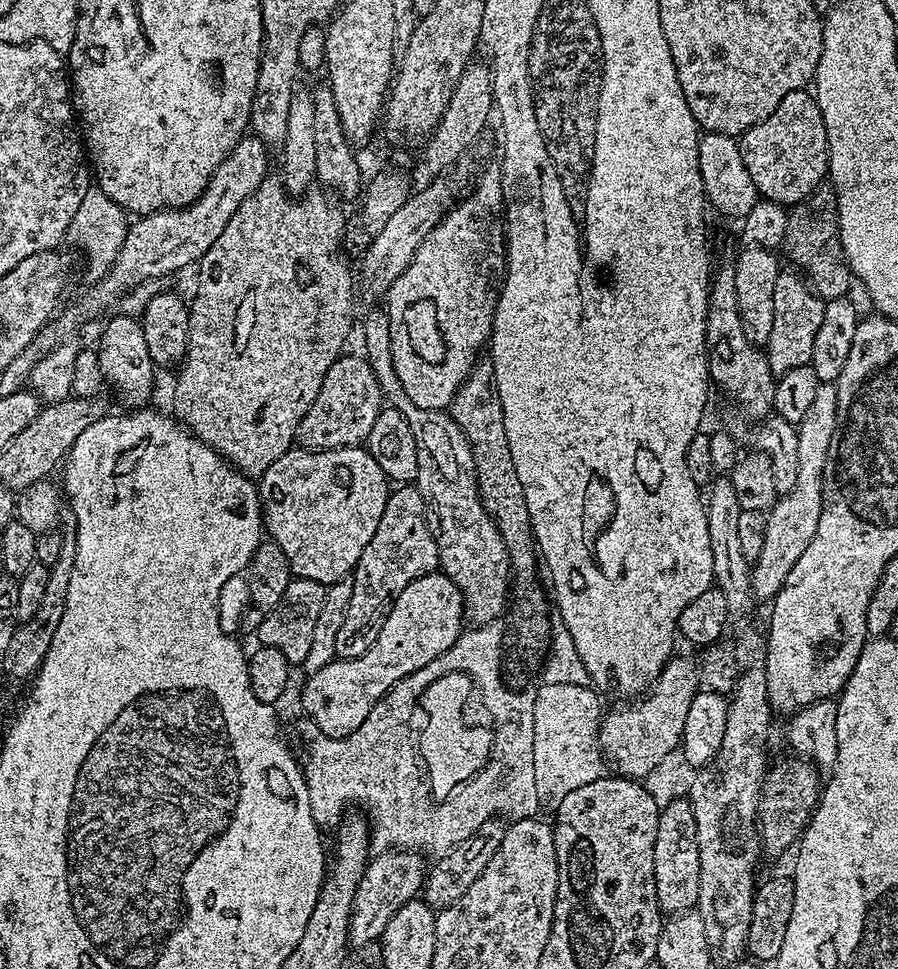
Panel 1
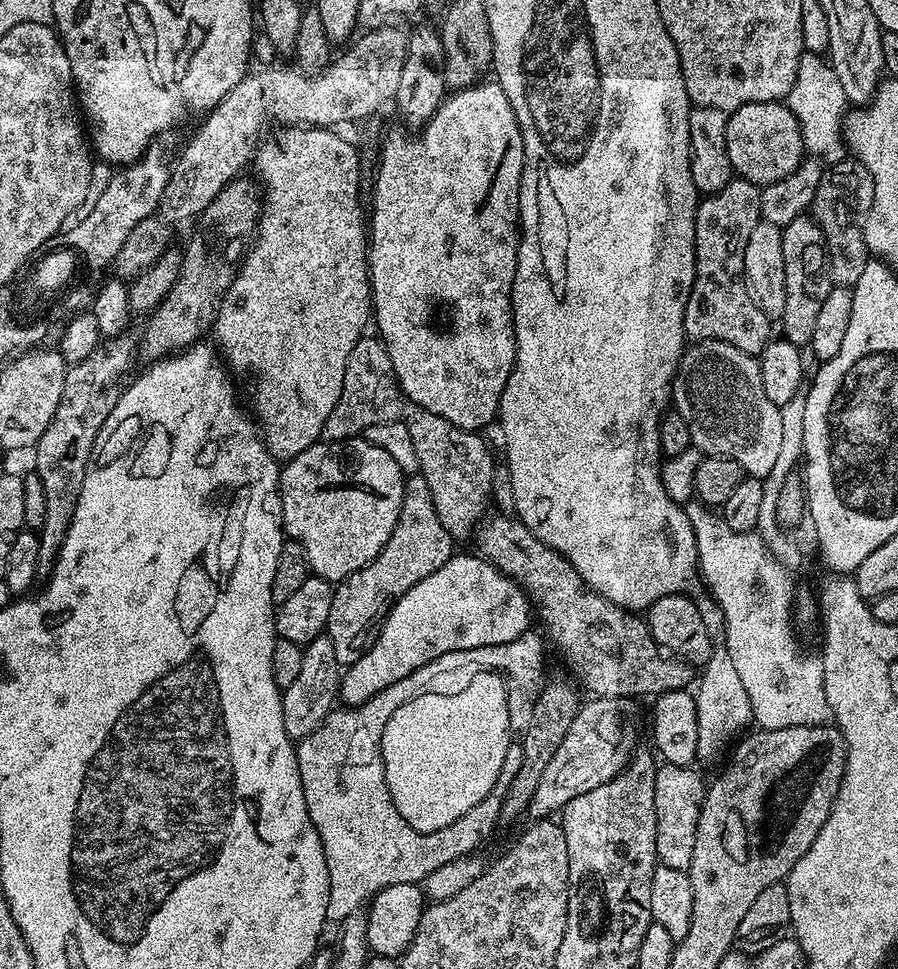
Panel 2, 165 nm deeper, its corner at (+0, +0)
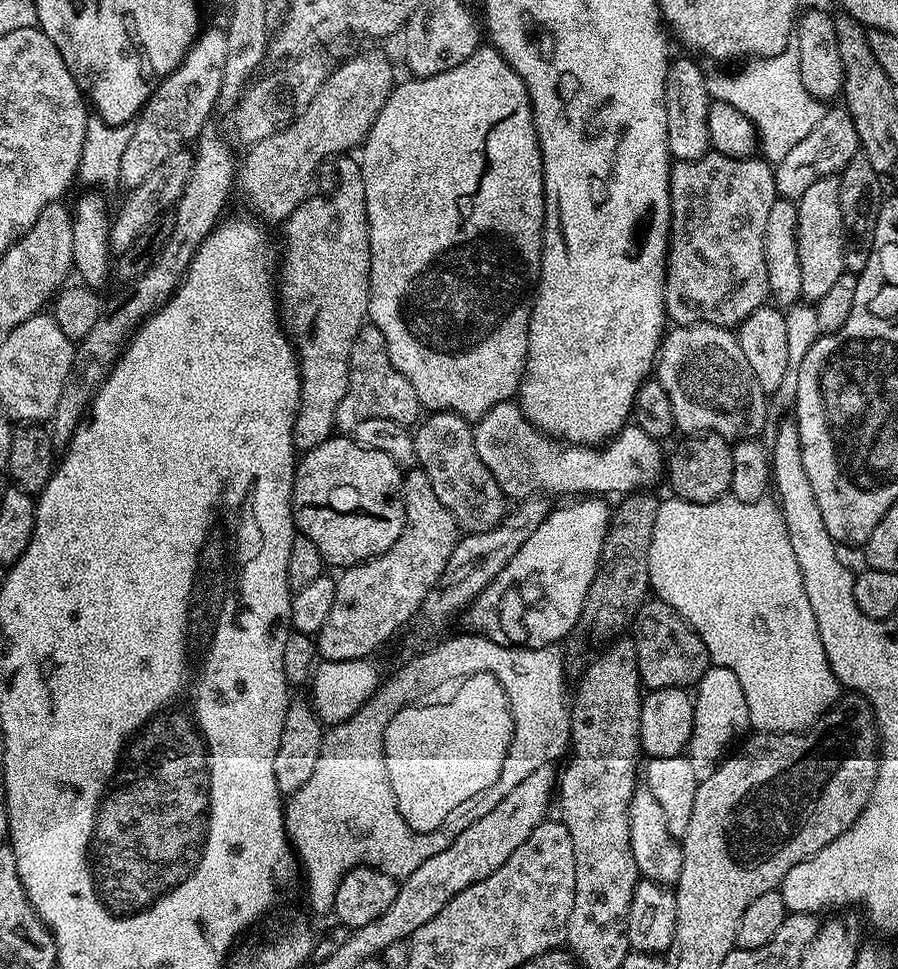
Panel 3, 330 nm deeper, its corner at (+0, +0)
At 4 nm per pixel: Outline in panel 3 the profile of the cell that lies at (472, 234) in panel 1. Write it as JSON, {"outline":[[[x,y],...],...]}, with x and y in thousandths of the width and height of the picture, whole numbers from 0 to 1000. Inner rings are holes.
{"outline":[[[532,49],[528,56],[523,56],[523,60],[519,60],[519,64],[510,64],[506,72],[453,82],[447,87],[444,84],[433,95],[430,109],[421,114],[421,122],[416,122],[399,157],[399,168],[408,196],[408,225],[412,246],[409,329],[421,341],[425,341],[425,349],[430,349],[430,365],[434,365],[439,382],[443,382],[443,386],[448,386],[448,390],[461,398],[461,407],[465,407],[469,422],[477,425],[504,425],[522,436],[529,436],[550,419],[570,413],[578,406],[584,389],[592,309],[597,307],[597,293],[601,290],[606,253],[606,176],[601,148],[586,89],[553,50]]]}

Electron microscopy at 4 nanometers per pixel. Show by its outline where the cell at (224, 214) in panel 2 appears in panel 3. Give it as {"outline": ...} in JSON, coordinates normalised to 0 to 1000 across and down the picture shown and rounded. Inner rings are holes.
{"outline":[[[401,54],[398,58],[390,59],[384,66],[375,65],[363,80],[363,85],[352,93],[343,112],[327,126],[323,126],[318,134],[310,138],[301,138],[301,142],[292,142],[292,147],[280,150],[273,156],[276,158],[266,166],[261,194],[264,199],[268,198],[272,201],[277,217],[282,219],[277,220],[298,233],[307,230],[311,232],[320,227],[333,211],[344,205],[349,197],[347,185],[351,184],[356,168],[364,161],[374,163],[380,159],[391,158],[404,150],[416,122],[421,122],[421,114],[430,109],[430,101],[438,90],[437,66],[423,54]]]}

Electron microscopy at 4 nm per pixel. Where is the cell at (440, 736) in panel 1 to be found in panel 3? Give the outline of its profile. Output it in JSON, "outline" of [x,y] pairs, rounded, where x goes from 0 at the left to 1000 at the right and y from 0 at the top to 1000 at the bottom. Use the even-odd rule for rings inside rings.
{"outline":[[[529,693],[519,700],[512,718],[501,729],[457,733],[439,739],[427,762],[428,785],[449,847],[463,859],[489,858],[508,834],[537,821],[558,801],[559,786],[571,762],[571,739],[562,710],[548,696]]]}

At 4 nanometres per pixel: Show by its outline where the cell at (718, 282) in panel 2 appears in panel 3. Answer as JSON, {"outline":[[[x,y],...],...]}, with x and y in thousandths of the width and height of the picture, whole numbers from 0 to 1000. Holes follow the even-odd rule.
{"outline":[[[790,155],[776,165],[749,168],[746,175],[748,243],[744,246],[744,282],[739,288],[739,320],[749,335],[793,333],[815,341],[835,328],[840,320],[852,317],[856,309],[851,253],[853,225],[865,204],[863,172],[841,160],[813,163]]]}

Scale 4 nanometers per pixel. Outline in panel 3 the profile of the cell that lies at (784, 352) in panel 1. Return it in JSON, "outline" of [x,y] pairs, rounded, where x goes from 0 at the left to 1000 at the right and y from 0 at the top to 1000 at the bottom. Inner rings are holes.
{"outline":[[[934,181],[911,184],[911,188],[899,194],[885,207],[889,221],[889,275],[893,282],[893,307],[896,311],[908,312],[929,296],[929,290],[938,287],[941,281],[940,258],[942,240],[940,222],[935,212]]]}

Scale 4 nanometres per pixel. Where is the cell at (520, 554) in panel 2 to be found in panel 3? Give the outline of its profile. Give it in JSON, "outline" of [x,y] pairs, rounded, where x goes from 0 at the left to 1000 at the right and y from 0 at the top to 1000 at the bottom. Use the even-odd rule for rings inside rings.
{"outline":[[[477,425],[459,446],[464,480],[479,493],[483,510],[501,526],[509,546],[518,550],[539,549],[556,541],[563,531],[561,507],[550,497],[550,489],[537,481],[528,460],[528,442],[517,430],[504,425]]]}

